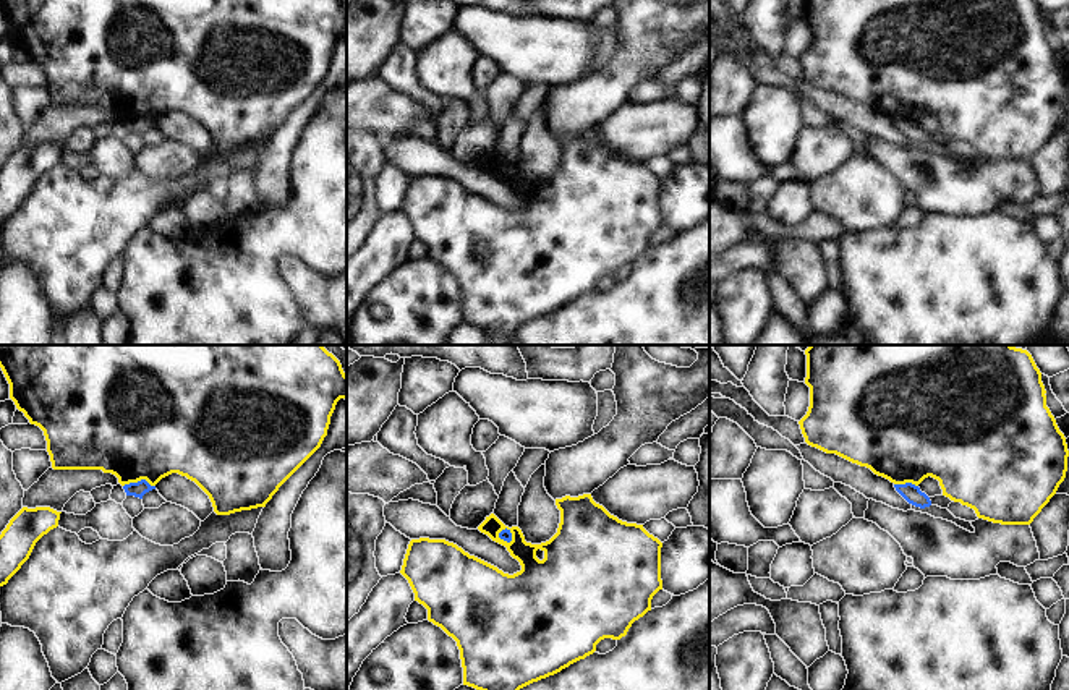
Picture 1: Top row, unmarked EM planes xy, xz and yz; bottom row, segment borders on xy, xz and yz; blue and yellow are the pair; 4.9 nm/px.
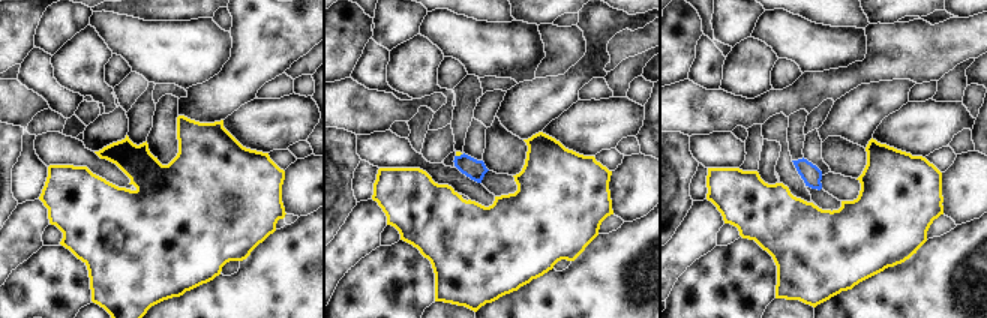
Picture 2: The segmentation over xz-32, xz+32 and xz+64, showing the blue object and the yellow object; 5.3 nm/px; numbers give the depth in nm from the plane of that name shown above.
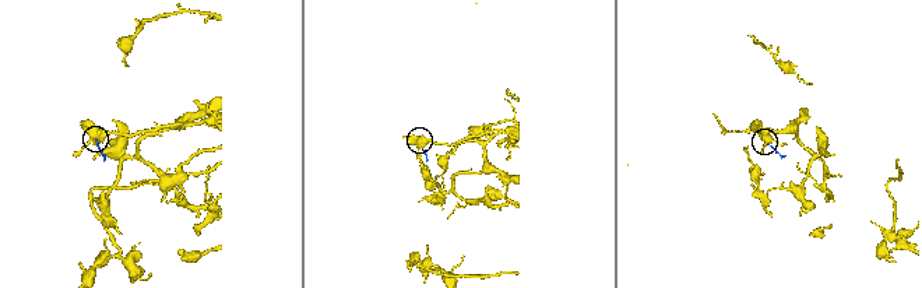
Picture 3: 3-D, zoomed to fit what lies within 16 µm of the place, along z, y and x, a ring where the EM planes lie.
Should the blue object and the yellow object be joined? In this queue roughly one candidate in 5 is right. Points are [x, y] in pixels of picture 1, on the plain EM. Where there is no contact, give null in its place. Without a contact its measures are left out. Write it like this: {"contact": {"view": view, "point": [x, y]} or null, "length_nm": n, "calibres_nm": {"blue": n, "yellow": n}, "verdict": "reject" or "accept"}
{"contact": {"view": "xy", "point": [138, 119]}, "length_nm": 160, "calibres_nm": {"blue": 80, "yellow": 480}, "verdict": "reject"}

